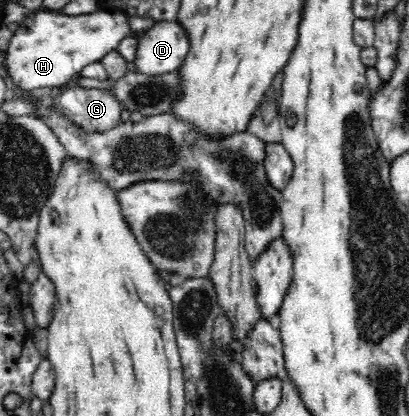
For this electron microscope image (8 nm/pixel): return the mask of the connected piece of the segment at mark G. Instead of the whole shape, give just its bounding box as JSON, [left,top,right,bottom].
[54,83,121,132]

